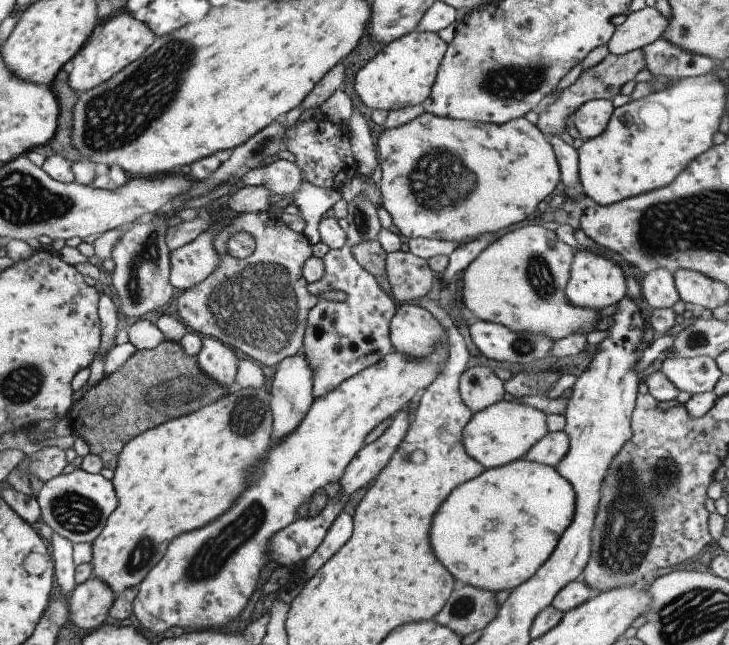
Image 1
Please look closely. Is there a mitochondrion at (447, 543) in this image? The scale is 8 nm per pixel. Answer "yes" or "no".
no

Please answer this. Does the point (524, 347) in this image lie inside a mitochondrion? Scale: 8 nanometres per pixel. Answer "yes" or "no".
yes

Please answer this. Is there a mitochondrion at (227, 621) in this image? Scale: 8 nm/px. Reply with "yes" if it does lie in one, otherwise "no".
no

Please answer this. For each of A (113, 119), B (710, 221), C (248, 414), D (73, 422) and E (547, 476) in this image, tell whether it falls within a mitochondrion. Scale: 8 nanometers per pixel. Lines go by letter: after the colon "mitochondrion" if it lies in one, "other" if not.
A: mitochondrion
B: mitochondrion
C: mitochondrion
D: other
E: other

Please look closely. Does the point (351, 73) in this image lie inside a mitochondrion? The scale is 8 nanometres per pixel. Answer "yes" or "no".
no

